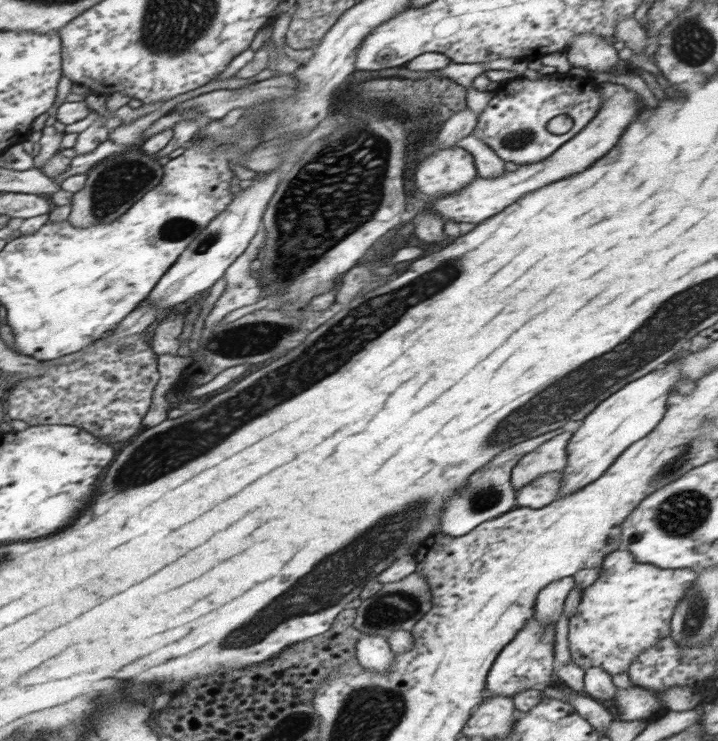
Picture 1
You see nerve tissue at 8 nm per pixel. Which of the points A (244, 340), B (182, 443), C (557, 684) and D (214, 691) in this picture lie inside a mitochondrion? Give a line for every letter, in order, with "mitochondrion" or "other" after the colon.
A: mitochondrion
B: mitochondrion
C: other
D: other

